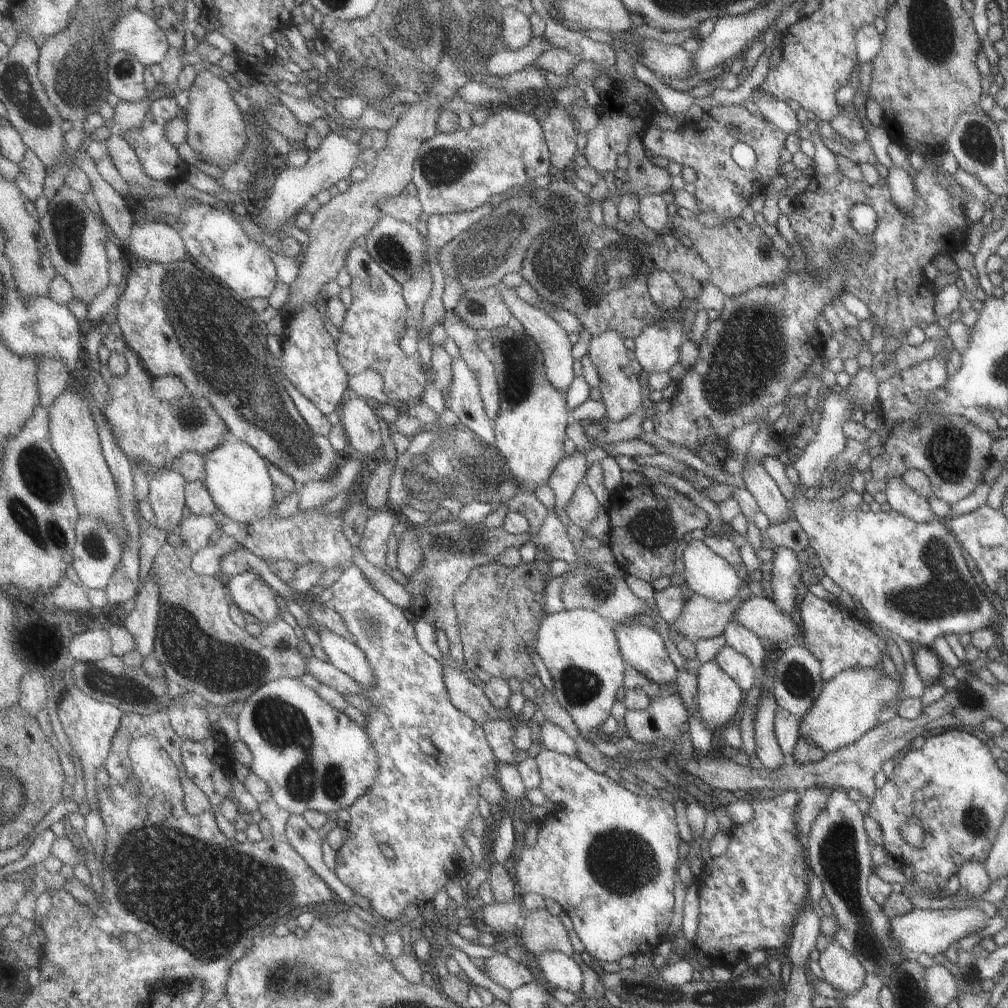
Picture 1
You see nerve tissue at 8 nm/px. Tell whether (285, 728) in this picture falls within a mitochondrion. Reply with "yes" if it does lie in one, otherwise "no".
yes

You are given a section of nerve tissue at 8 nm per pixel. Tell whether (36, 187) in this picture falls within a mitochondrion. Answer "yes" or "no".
no

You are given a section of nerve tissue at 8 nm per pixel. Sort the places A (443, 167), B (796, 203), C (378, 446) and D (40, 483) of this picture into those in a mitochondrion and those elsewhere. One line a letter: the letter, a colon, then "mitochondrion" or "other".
A: mitochondrion
B: other
C: other
D: mitochondrion

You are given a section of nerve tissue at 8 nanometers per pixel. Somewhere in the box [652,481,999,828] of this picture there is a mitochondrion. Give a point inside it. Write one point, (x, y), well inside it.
(949, 592)

